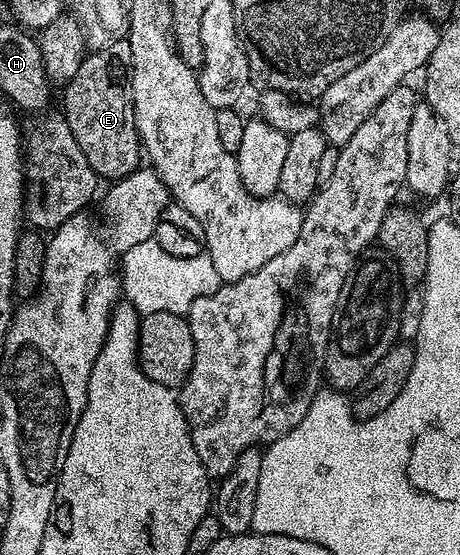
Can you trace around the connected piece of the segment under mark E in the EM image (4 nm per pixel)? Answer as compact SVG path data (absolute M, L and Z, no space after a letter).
M126 39L118 41L117 43L109 43L109 47L101 47L100 49L88 52L84 57L81 67L77 67L77 75L73 75L73 79L62 90L63 106L61 112L64 119L67 121L69 128L73 131L73 136L77 141L81 151L85 153L85 158L89 161L89 166L98 174L100 178L111 177L110 179L118 179L129 175L135 169L140 168L141 165L141 142L139 140L139 132L135 126L135 112L133 111L133 99L131 98L131 64L133 63L133 51L129 51L129 43Z

